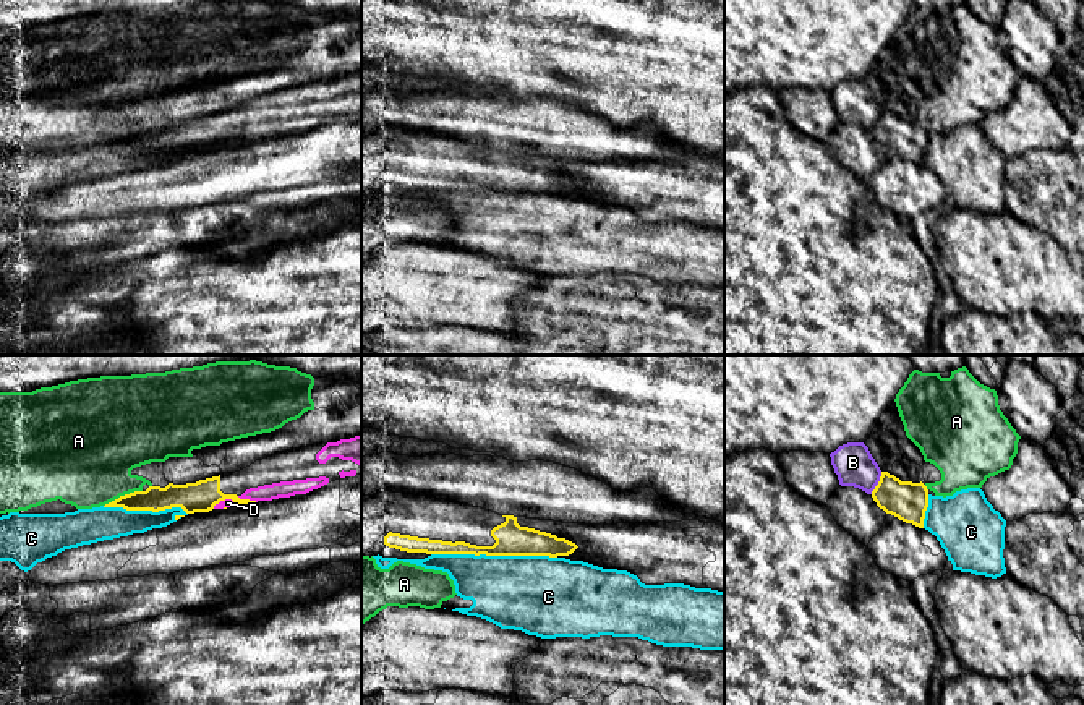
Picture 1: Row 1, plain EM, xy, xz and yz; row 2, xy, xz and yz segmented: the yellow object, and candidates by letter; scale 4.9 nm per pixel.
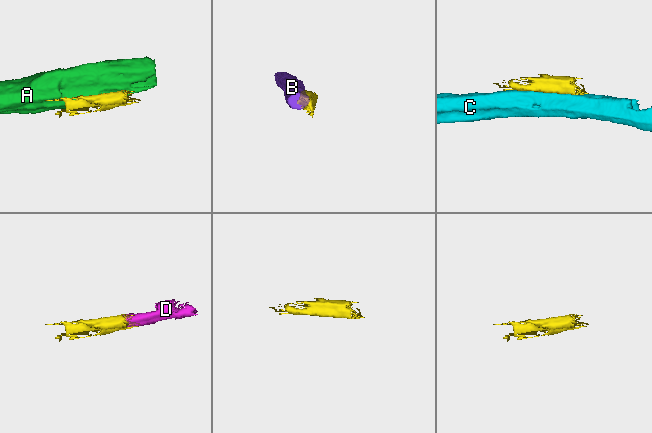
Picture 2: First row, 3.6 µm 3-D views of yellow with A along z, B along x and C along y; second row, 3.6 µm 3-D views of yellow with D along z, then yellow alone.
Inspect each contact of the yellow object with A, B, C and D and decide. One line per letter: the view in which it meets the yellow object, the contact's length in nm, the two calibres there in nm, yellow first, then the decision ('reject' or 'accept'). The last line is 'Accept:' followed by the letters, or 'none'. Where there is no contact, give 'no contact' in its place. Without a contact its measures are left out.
A: contact in xy; length 200 nm; calibres 120 and 460 nm; reject
B: contact in yz; length 130 nm; calibres 200 and 200 nm; reject
C: contact in xz; length 600 nm; calibres 160 and 380 nm; reject
D: contact in xy; length 110 nm; calibres 160 and 80 nm; accept
Accept: D

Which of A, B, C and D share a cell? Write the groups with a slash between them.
A / B / C / D

